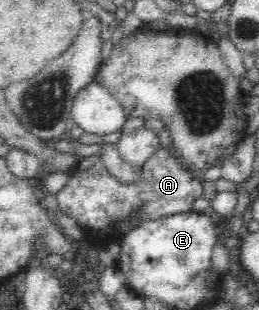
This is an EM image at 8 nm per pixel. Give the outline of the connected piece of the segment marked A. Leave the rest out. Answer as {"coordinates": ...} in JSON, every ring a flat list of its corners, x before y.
{"coordinates":[[159,146,151,159,142,167,142,178,136,184,123,184,117,181,99,156,90,155,78,159,71,169,69,181,55,195,59,208,63,209,69,217,75,218,83,229,82,241,97,247,121,240,130,228,117,230,117,225,133,209,139,207,142,209,135,225,155,217,183,213,191,210,193,201,202,196,202,187,201,179,189,169,183,169,171,149,167,150]]}

